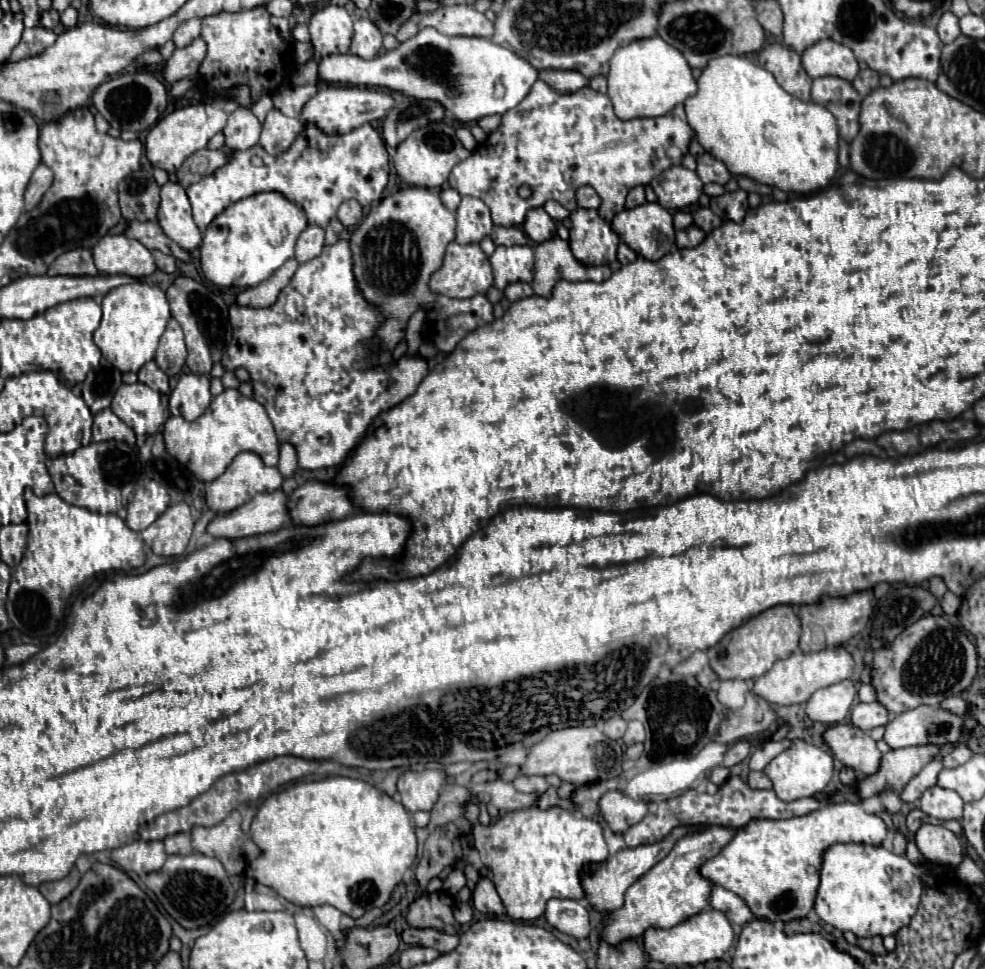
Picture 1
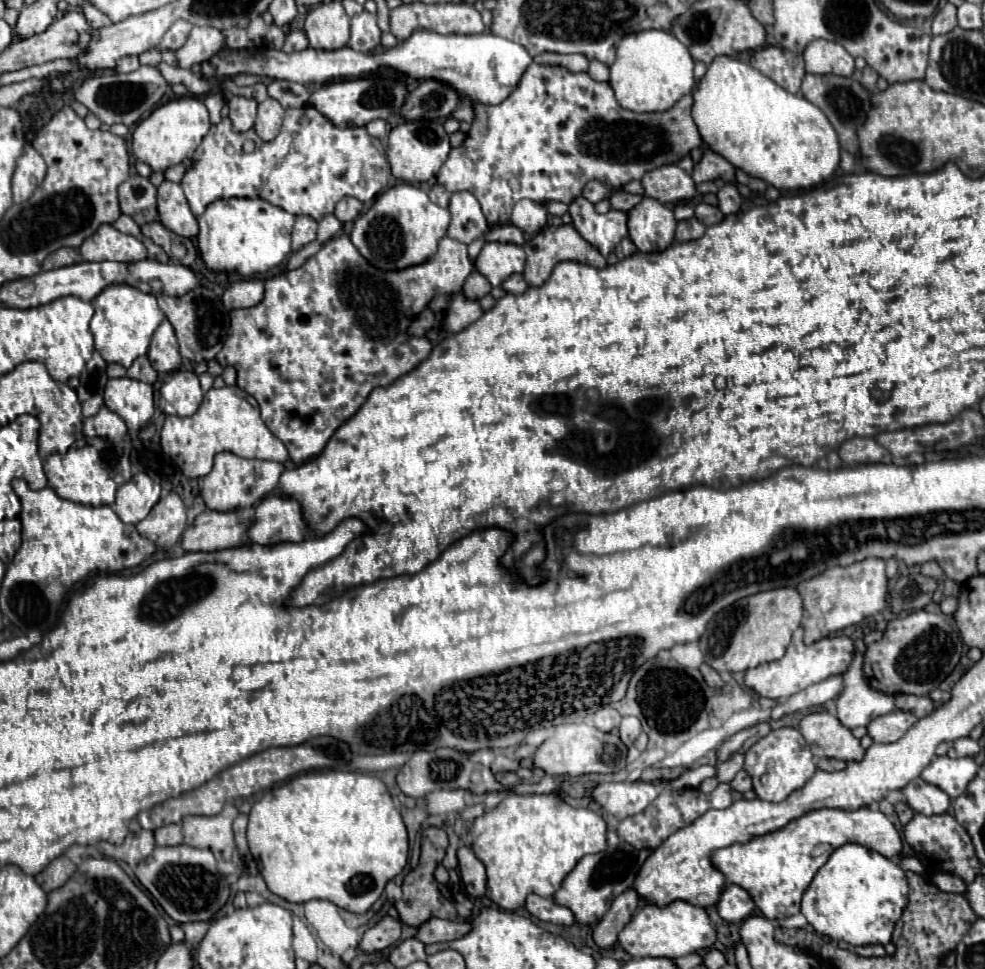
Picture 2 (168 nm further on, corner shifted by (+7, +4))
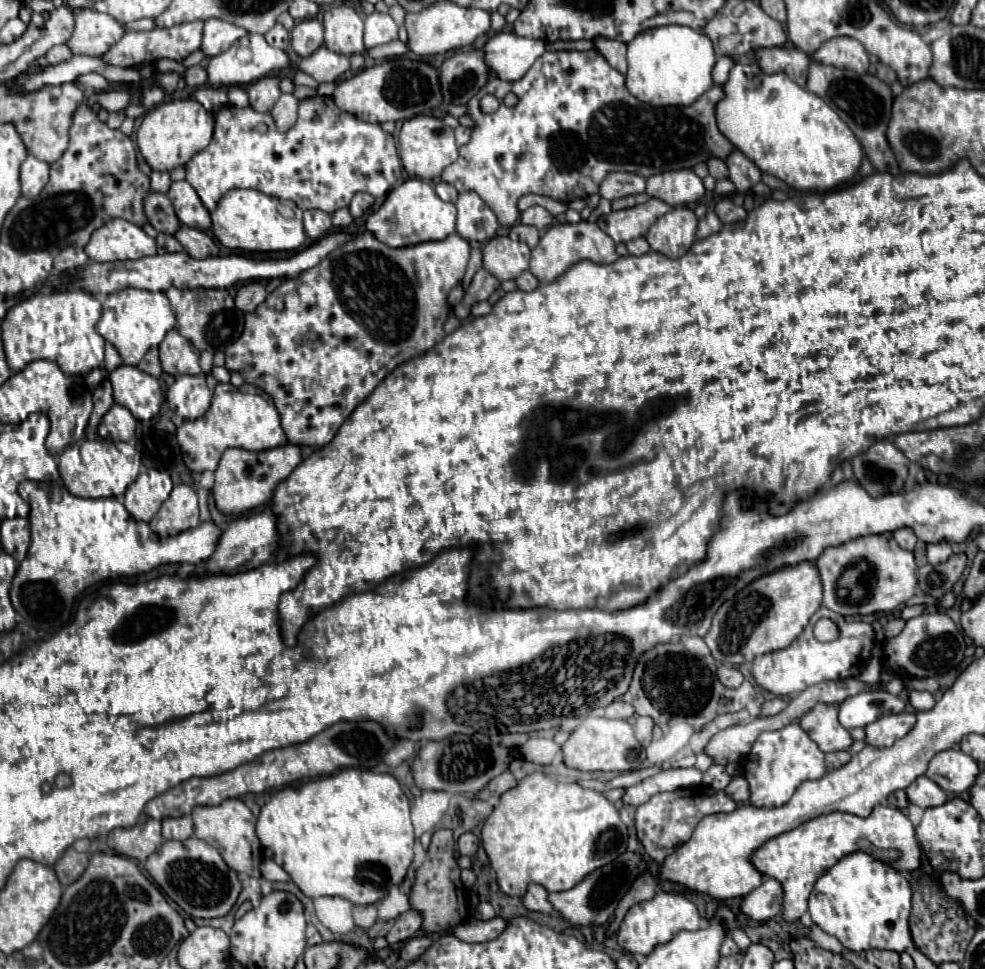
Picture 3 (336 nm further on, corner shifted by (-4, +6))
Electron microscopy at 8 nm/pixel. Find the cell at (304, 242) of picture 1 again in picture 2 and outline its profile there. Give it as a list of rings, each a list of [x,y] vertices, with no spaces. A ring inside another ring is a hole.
[[[299,215],[295,221],[295,227],[293,227],[293,233],[291,233],[291,237],[293,237],[291,249],[299,251],[303,245],[311,243],[315,239],[315,235],[317,235],[317,223],[307,215]]]

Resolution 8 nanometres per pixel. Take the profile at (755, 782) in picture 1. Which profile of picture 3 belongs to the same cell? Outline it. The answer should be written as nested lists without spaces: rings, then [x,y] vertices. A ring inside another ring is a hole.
[[[742,775],[732,777],[730,785],[728,785],[724,791],[726,791],[728,797],[732,797],[736,803],[746,803],[746,801],[748,801],[748,795],[750,795],[748,783],[746,783],[746,779],[744,779]]]

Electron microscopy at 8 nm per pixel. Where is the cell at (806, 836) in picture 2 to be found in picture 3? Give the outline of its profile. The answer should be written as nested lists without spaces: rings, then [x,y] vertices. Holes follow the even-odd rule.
[[[876,805],[868,817],[856,817],[850,813],[828,813],[818,819],[810,819],[800,827],[782,833],[770,841],[766,841],[752,855],[752,863],[756,869],[768,877],[774,877],[784,887],[784,909],[782,915],[786,921],[798,921],[800,915],[808,909],[808,897],[818,881],[834,863],[854,851],[872,853],[876,849],[898,849],[902,853],[900,859],[890,865],[898,871],[914,871],[920,867],[920,845],[914,839],[912,821],[896,807]]]

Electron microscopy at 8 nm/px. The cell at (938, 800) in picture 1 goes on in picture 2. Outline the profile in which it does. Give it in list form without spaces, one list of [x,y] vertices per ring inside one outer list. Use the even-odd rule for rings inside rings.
[[[913,779],[905,787],[905,797],[909,807],[923,815],[943,815],[951,805],[951,799],[945,795],[945,791],[933,787],[931,783],[925,783],[923,779]]]

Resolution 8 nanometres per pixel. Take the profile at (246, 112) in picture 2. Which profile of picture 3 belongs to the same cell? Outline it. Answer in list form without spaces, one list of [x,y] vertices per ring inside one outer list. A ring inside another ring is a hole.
[[[262,77],[248,89],[250,107],[256,111],[270,111],[280,97],[280,77]]]

